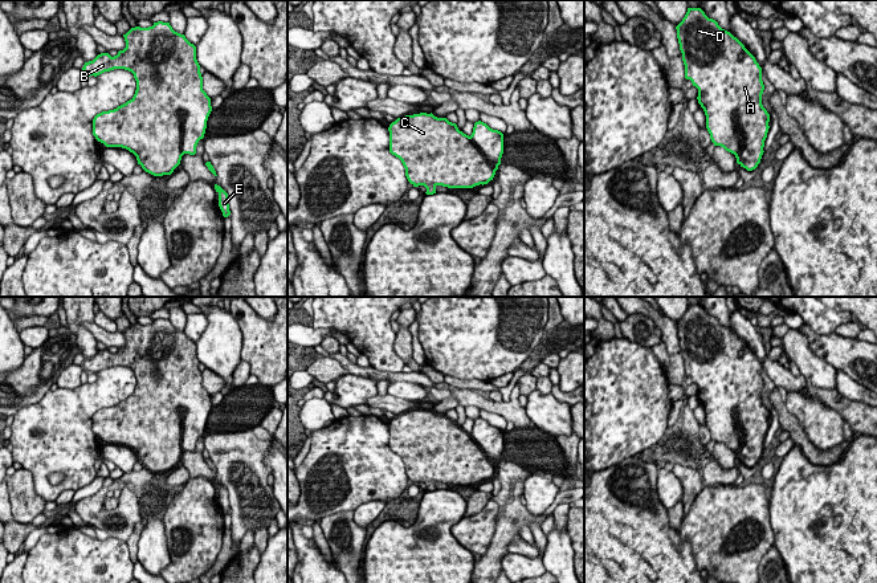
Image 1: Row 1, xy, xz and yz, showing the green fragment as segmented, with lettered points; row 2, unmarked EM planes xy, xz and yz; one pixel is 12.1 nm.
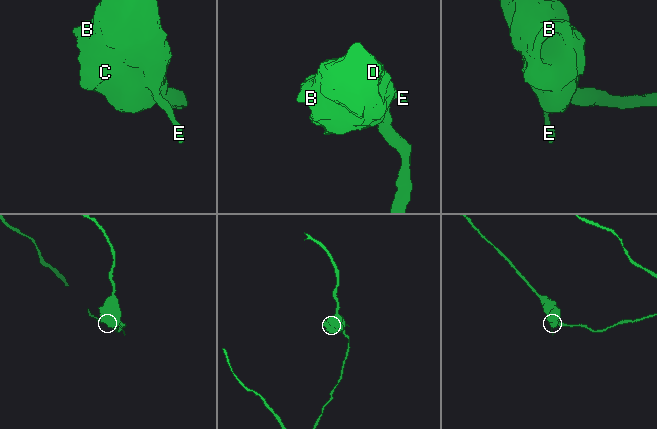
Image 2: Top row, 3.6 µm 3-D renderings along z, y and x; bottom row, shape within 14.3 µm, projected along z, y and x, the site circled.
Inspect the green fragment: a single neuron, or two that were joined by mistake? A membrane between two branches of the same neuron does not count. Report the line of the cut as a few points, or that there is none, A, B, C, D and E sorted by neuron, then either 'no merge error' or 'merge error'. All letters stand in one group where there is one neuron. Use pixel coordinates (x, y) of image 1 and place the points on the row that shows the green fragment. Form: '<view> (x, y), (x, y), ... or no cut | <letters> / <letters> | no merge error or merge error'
no cut | A B C D E | no merge error

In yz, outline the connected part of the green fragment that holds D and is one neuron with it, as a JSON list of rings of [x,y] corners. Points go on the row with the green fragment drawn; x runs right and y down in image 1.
[[[688,8],[676,29],[685,78],[698,89],[711,142],[734,154],[741,167],[755,170],[770,129],[770,114],[762,105],[762,68],[701,8]]]

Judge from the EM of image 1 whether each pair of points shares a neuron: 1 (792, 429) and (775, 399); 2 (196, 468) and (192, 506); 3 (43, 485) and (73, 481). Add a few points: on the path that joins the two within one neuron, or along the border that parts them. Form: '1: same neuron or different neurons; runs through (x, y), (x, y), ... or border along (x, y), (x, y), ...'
1: same neuron; runs through (787, 422), (780, 407)
2: different neurons; border along (190, 477), (204, 476), (213, 482)
3: same neuron; runs through (51, 488), (65, 485)

